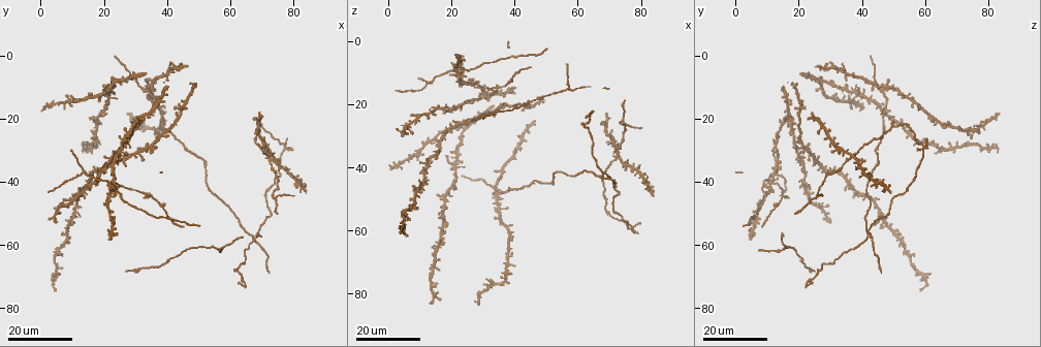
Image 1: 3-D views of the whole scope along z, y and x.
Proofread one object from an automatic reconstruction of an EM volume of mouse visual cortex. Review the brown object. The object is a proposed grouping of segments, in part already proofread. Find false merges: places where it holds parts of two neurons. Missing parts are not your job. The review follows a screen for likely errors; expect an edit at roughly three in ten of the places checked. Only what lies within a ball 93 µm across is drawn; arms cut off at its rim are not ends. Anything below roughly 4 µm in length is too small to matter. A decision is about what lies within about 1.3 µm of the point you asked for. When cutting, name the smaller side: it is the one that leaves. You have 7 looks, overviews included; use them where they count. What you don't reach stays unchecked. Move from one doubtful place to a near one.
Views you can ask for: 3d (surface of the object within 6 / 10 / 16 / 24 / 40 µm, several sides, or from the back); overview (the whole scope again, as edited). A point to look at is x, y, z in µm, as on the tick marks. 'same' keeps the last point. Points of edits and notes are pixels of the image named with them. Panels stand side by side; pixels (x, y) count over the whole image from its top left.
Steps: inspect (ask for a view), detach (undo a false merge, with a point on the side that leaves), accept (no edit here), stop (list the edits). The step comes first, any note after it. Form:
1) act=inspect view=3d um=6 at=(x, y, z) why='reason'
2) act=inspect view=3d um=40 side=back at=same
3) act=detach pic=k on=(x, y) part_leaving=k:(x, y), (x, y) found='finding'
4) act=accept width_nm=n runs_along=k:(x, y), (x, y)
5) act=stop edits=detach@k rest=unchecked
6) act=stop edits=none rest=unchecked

act=inspect view=3d um=16 at=(56.5, 61.0, 15.0) why='three-way junction'

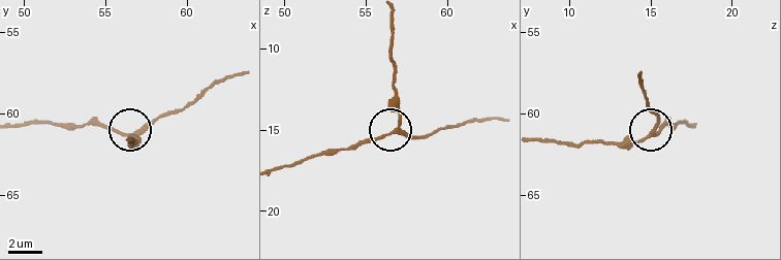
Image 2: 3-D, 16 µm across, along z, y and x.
act=inspect view=3d um=6 at=(56.8, 61.3, 15.1)

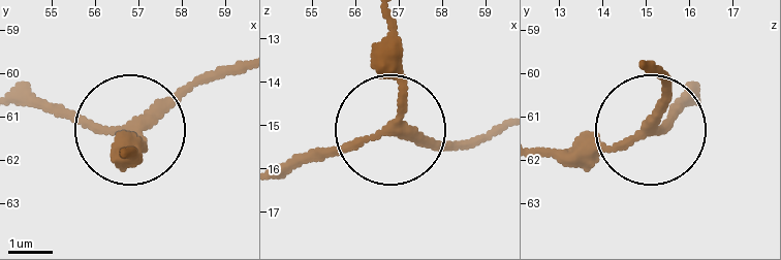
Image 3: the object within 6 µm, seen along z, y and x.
act=inspect view=3d um=6 side=back at=(56.90, 61.25, 15.05)

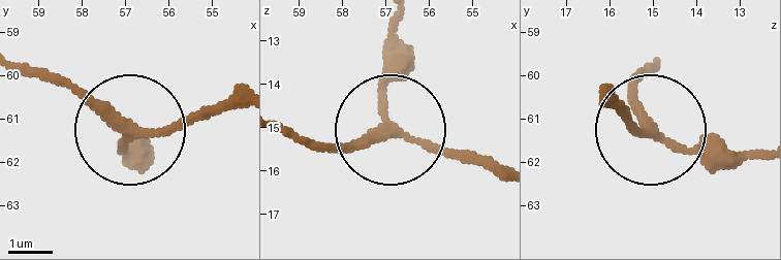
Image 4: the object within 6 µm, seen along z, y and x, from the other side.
act=accept side_arm_um=8 found='continuous, no second neuron'

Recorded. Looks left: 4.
act=inspect view=3d um=24 at=(21.5, 13.0, 39.5) why='four-way junction'

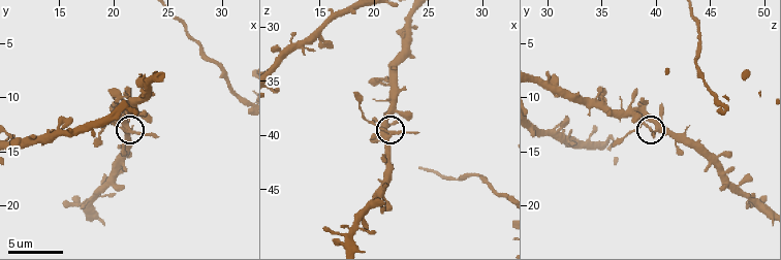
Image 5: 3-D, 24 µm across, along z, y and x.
act=inspect view=3d um=6 at=(21.4, 13.0, 40.0)

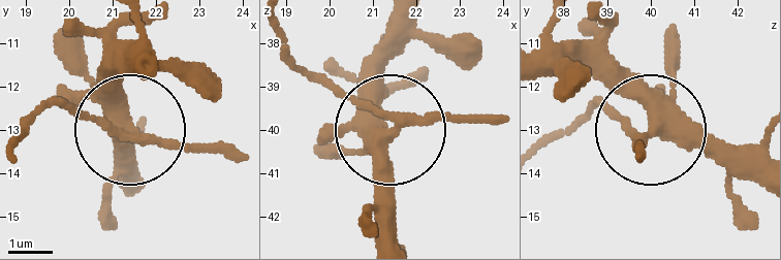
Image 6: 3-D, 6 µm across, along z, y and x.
act=detach pic=6 on=(82, 118) part_leaving=6:(136, 132), (51, 109), (18, 143) found='two neurons meet here'

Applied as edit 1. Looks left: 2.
act=inspect view=3d um=16 at=(74.0, 44.5, 26.0) why='arms part here'

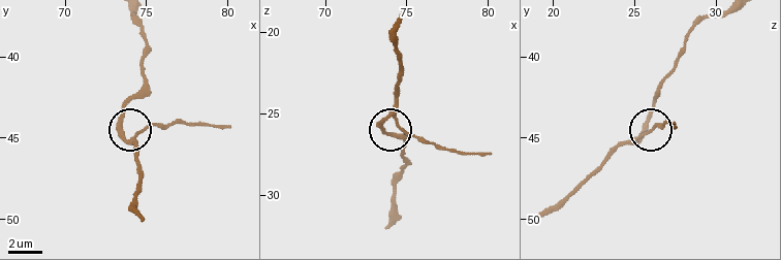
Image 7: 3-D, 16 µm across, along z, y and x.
act=inspect view=3d um=6 at=(74.2, 44.9, 25.3)

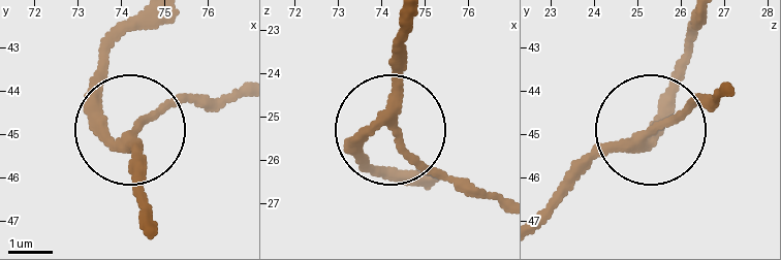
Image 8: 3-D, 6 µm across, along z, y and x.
act=accept arms=3 runs_along=8:(137, 26), (103, 70), (107, 125), (126, 132), (199, 103) found='continuous, no second neuron'

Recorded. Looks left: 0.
act=stop edits=detach@6 rest=unchecked

